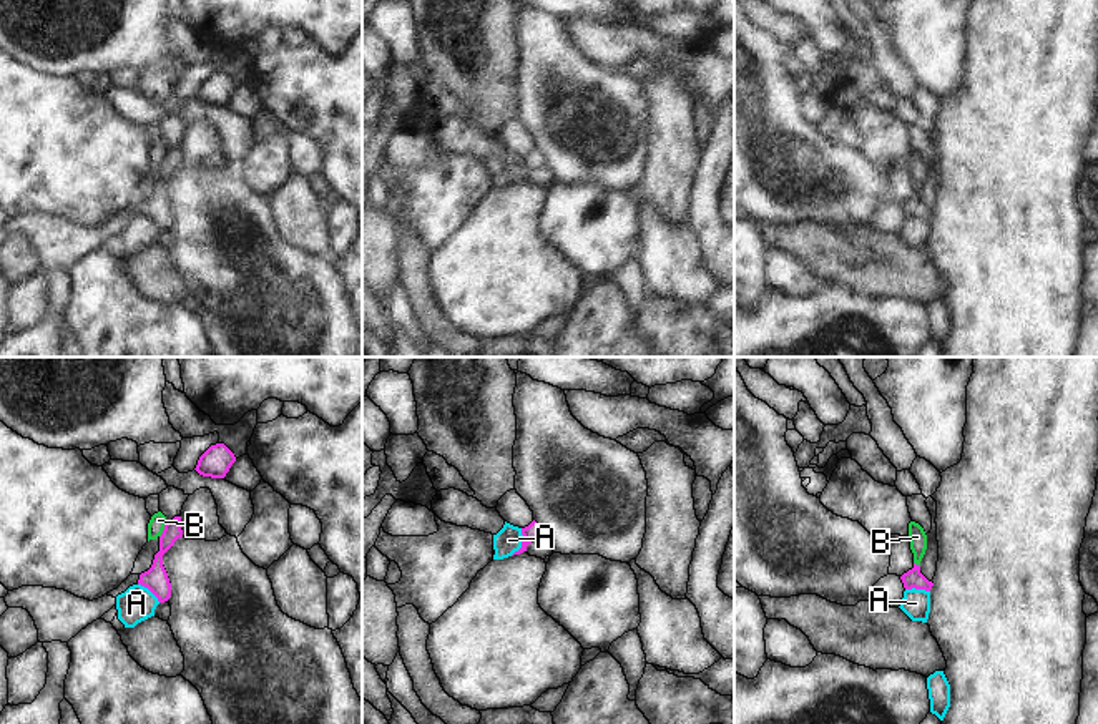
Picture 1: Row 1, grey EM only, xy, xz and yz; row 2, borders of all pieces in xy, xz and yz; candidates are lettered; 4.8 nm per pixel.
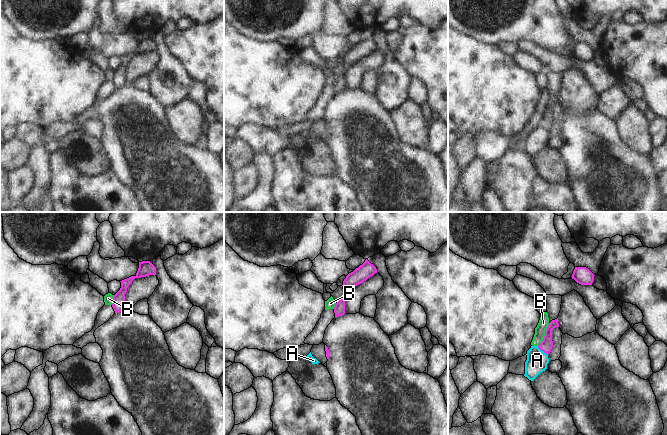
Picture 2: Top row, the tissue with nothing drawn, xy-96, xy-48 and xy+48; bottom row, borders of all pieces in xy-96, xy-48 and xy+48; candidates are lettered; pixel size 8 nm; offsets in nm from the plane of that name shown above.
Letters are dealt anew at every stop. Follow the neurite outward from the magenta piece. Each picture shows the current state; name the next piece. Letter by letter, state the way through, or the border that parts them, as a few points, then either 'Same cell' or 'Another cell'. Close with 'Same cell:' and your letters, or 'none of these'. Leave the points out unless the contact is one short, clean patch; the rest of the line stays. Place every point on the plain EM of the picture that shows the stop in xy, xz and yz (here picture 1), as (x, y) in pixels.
A: Boundary: xz (522, 156), (522, 173), (510, 183). Another cell
B: Another cell
Same cell: none of these.

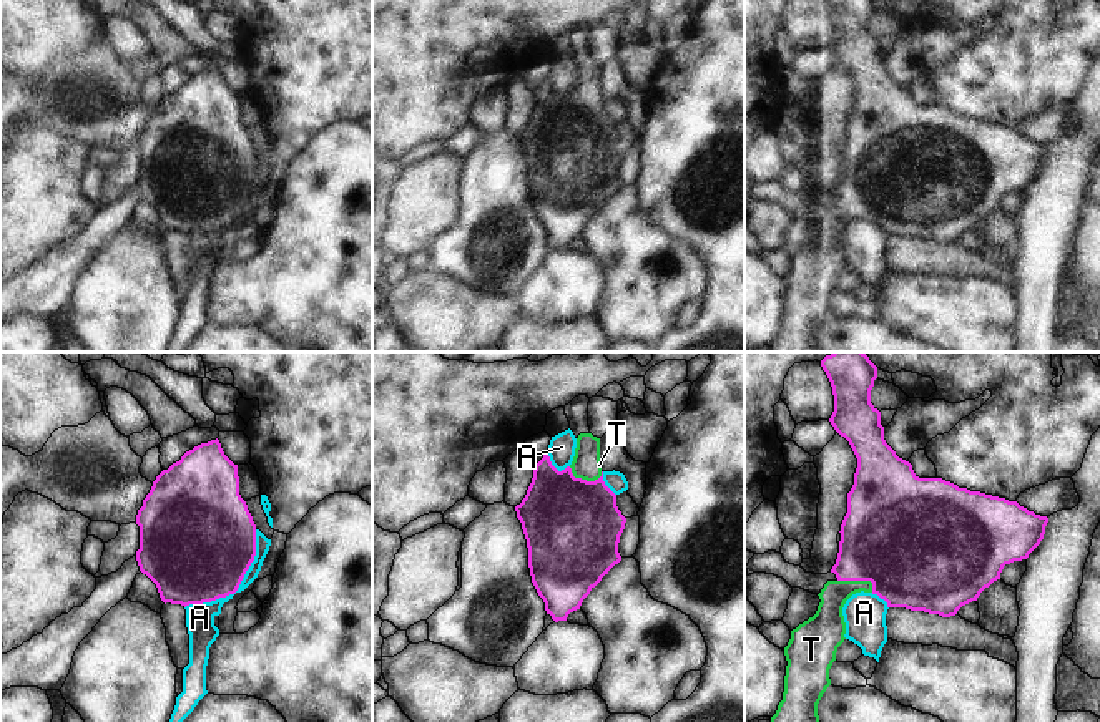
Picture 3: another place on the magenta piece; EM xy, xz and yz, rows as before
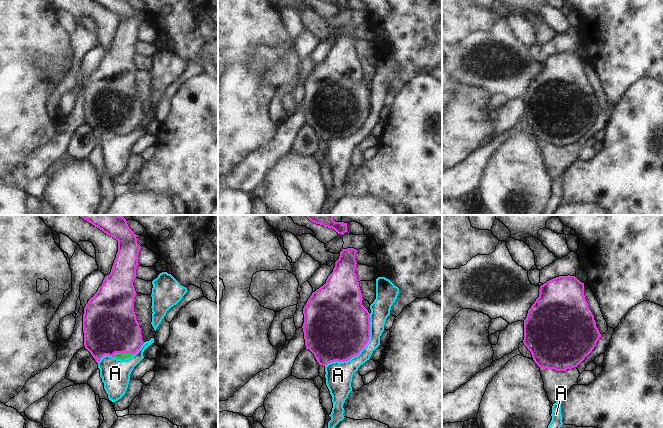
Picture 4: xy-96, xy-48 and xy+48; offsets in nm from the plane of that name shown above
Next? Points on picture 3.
A: Another cell
T: Path across: yz (888, 165), (859, 198), (859, 208), (831, 231), (828, 248). Same cell
Same cell: T.

